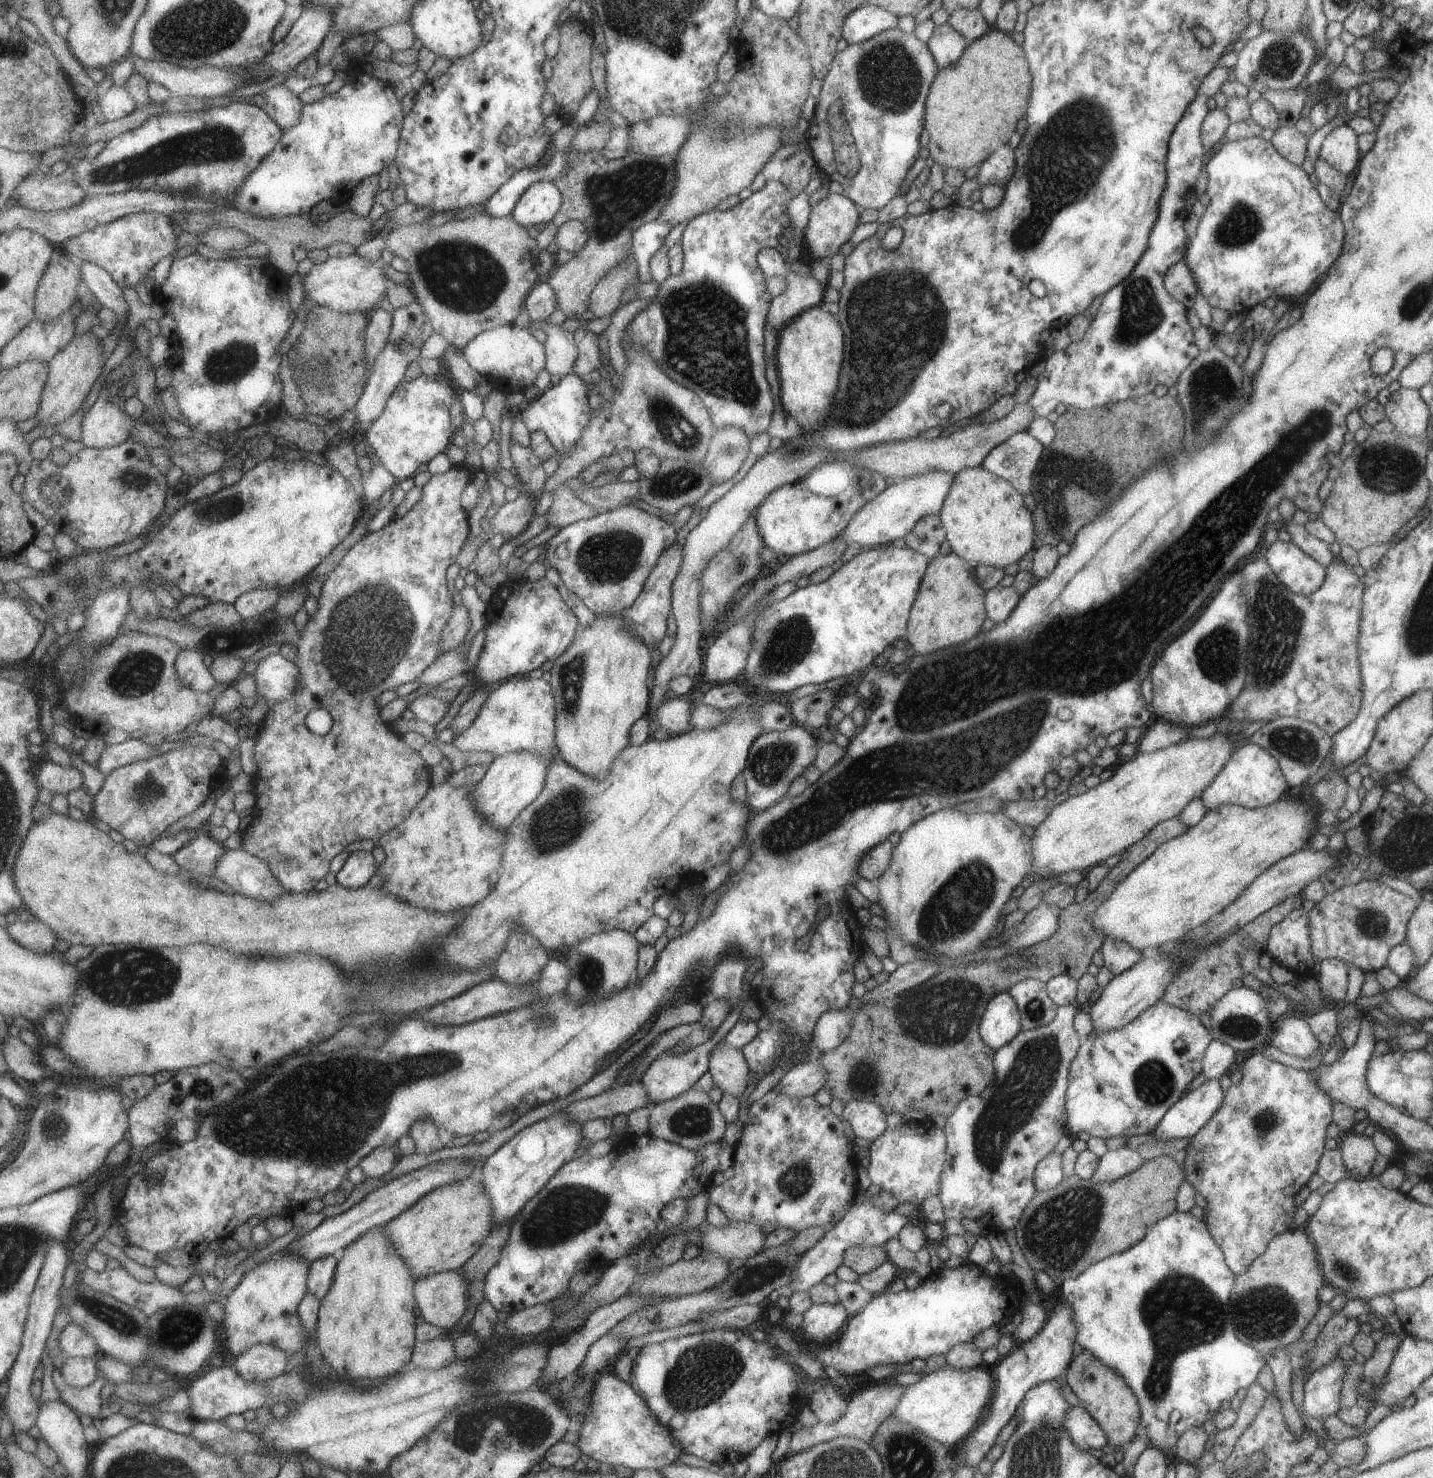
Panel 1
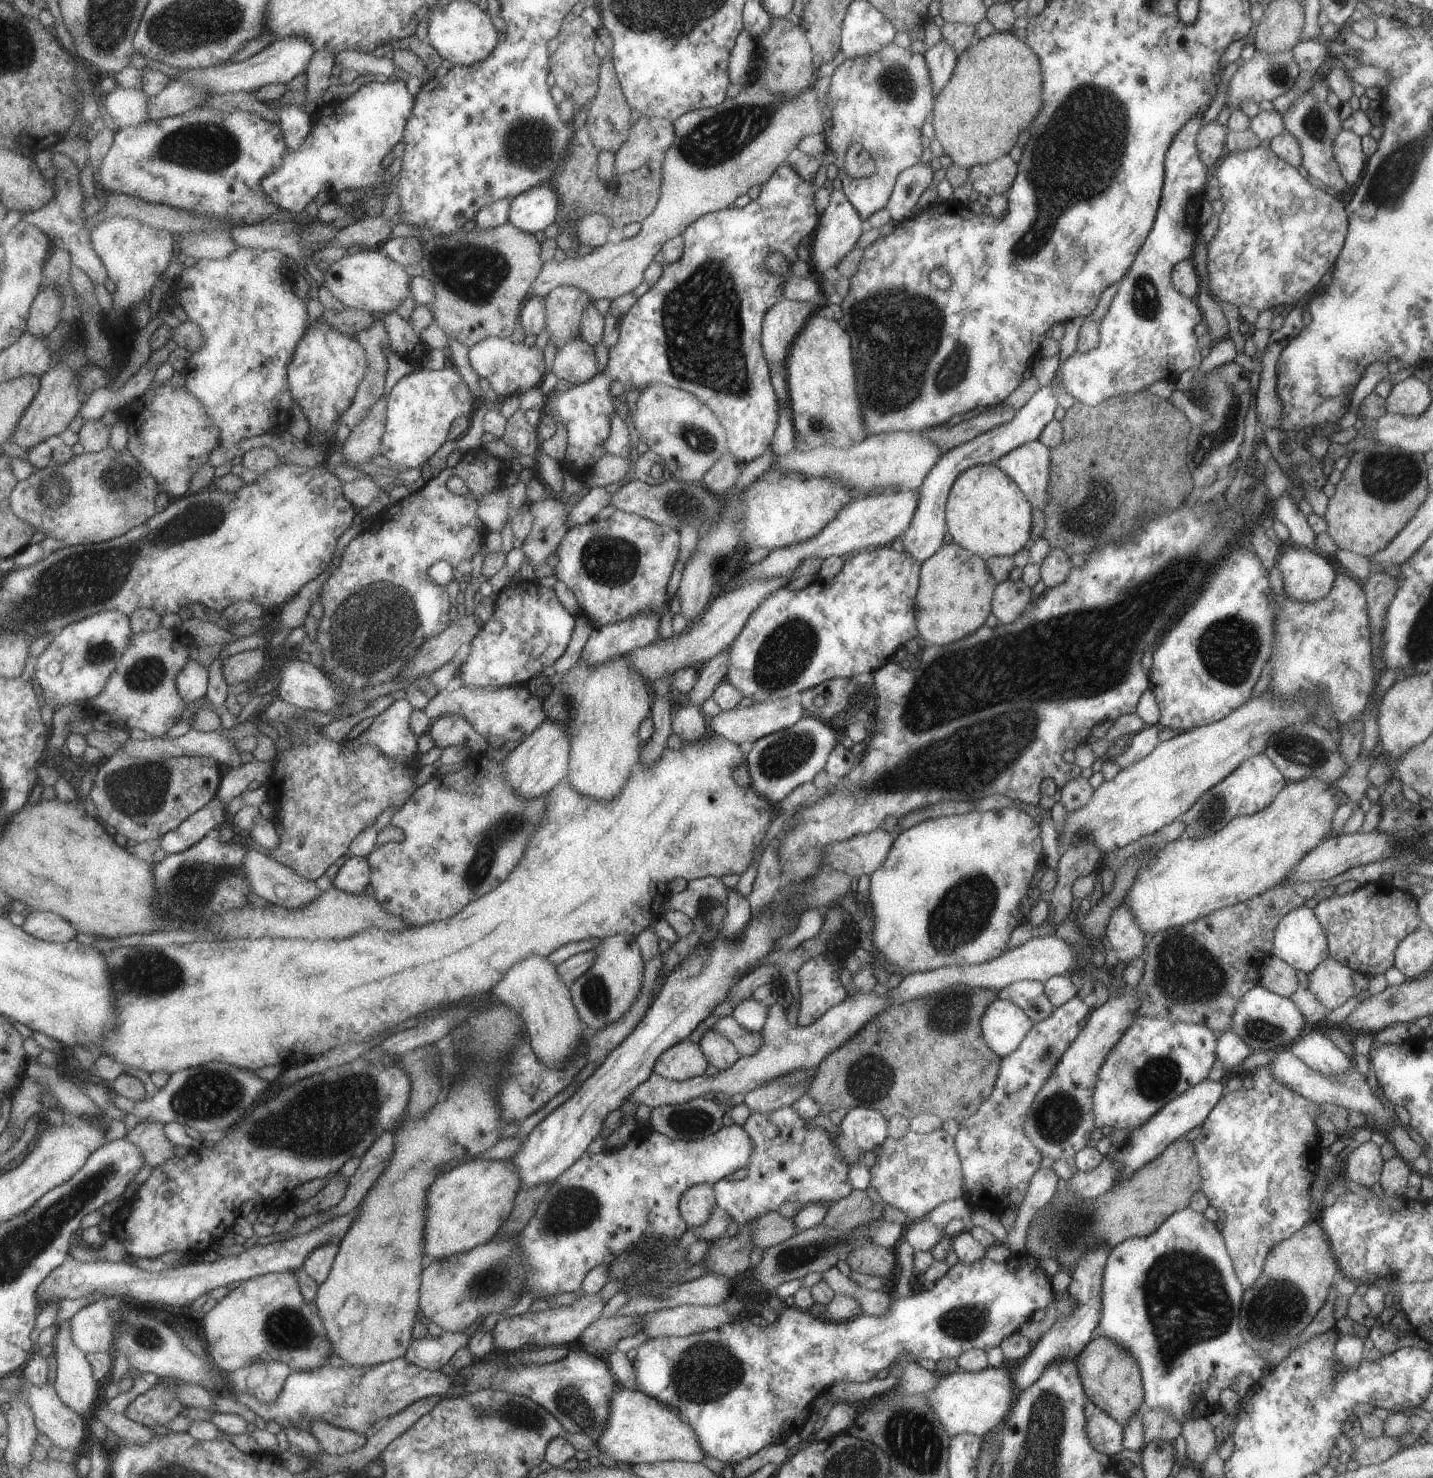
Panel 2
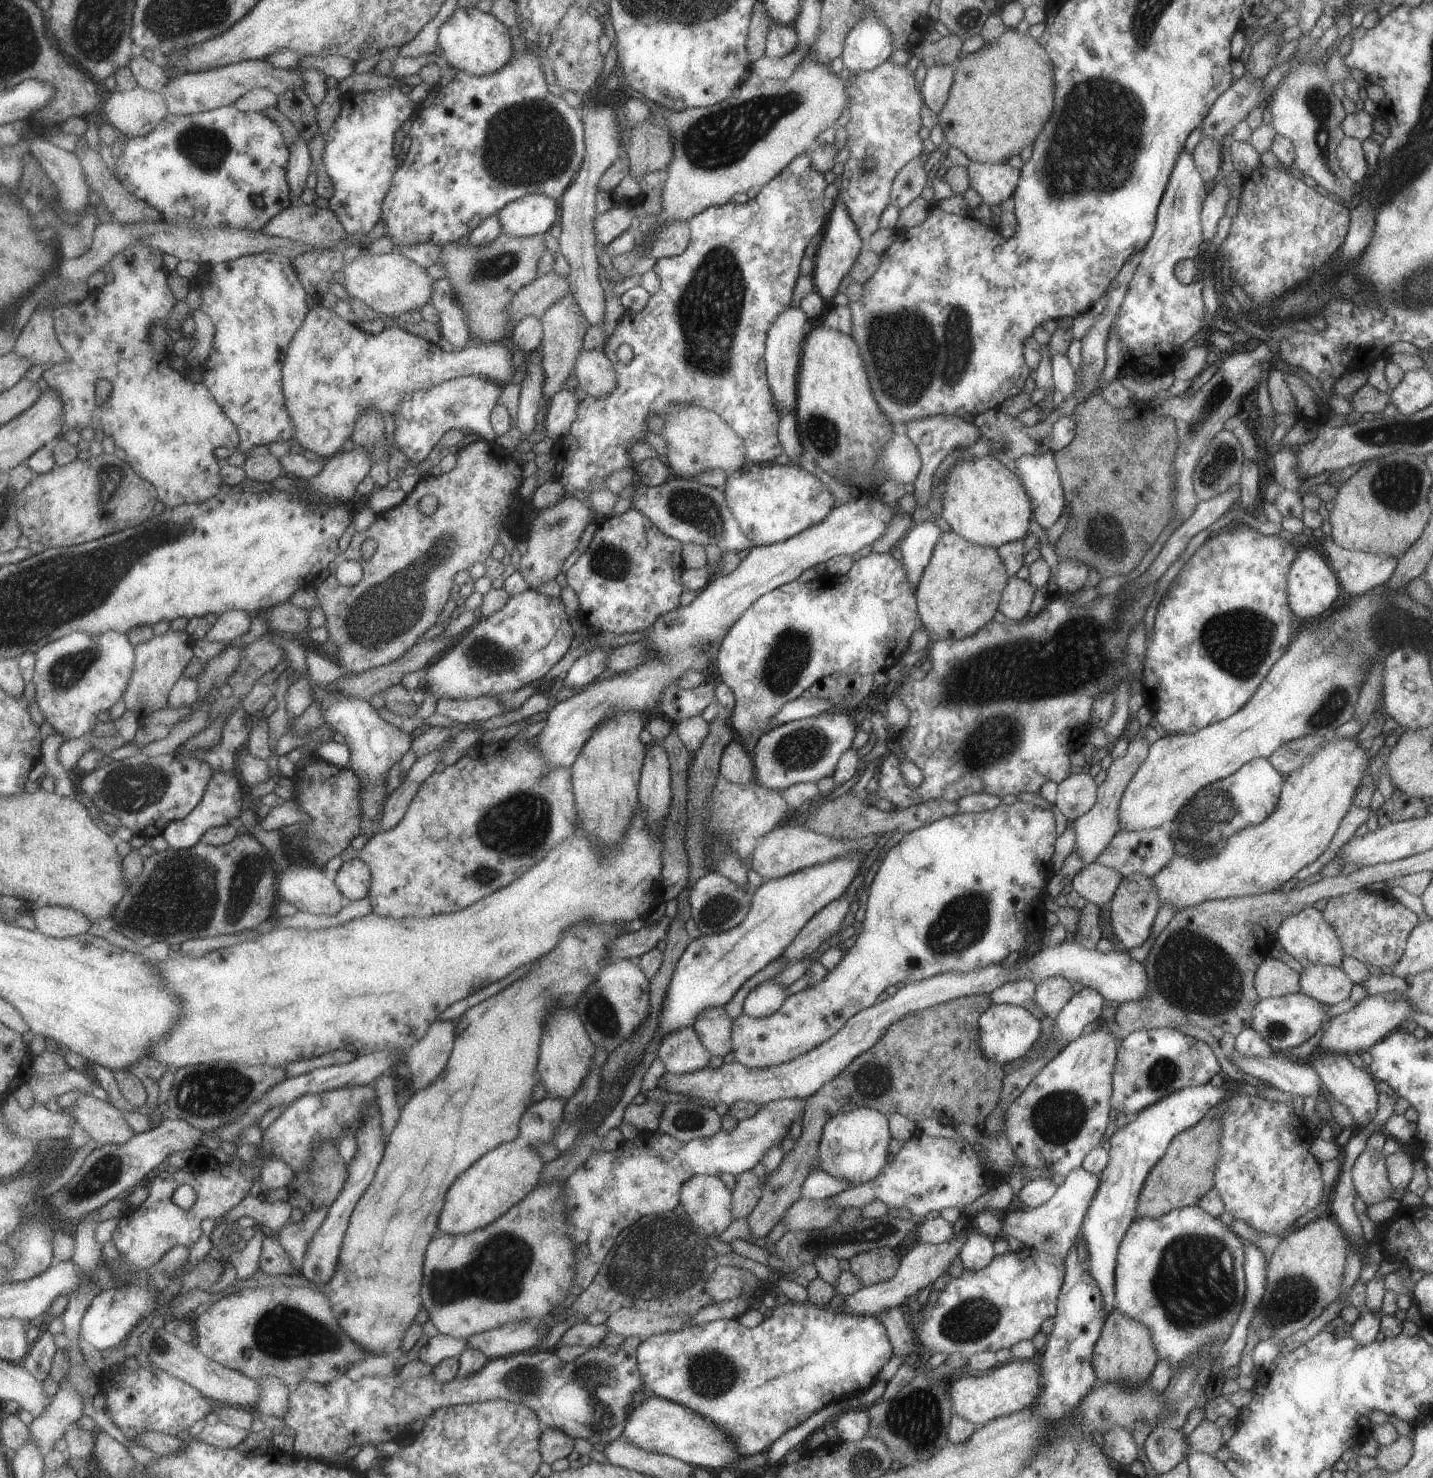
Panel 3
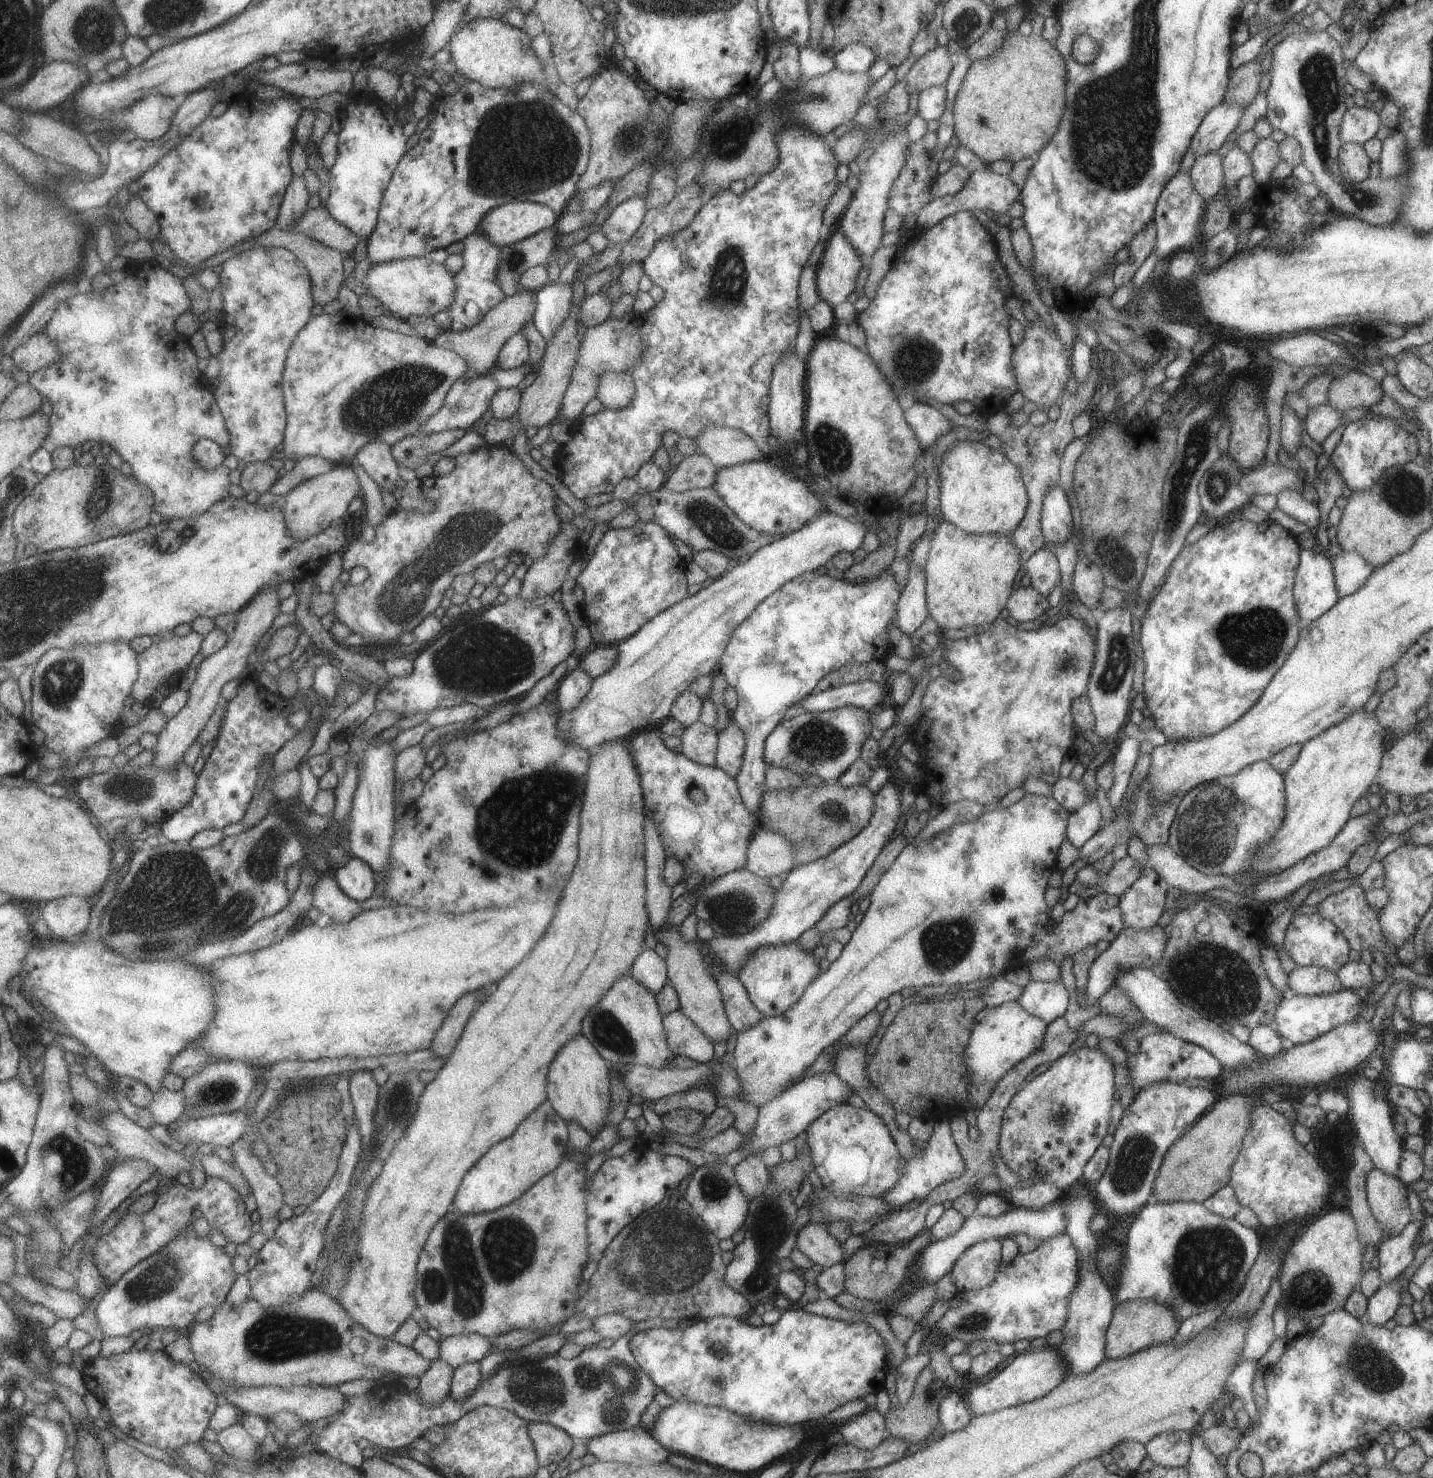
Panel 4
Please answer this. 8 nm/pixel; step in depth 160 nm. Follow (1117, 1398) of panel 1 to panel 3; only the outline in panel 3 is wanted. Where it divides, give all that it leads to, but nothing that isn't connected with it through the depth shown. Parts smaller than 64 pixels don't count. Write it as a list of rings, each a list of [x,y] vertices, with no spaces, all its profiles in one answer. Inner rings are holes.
[[[1115,1309],[1111,1311],[1103,1322],[1099,1338],[1093,1344],[1091,1352],[1091,1366],[1095,1372],[1095,1378],[1099,1382],[1115,1382],[1135,1388],[1137,1384],[1143,1384],[1149,1379],[1151,1372],[1157,1363],[1155,1348],[1151,1344],[1151,1336],[1143,1324],[1137,1324],[1135,1320],[1127,1320],[1127,1316],[1120,1315]]]

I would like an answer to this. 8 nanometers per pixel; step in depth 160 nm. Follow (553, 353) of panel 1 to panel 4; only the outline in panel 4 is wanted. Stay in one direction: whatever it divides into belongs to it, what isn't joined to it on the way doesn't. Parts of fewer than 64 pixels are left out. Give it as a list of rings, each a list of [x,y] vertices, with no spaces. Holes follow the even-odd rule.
[[[609,370],[599,376],[597,388],[595,388],[595,398],[604,408],[619,410],[631,402],[633,392],[635,392],[635,388],[633,388],[629,373]]]

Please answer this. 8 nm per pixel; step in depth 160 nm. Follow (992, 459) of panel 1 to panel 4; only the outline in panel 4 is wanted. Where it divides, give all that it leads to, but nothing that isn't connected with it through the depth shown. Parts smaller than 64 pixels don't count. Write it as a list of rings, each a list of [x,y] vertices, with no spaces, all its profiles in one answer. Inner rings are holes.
[[[1049,486],[1041,500],[1040,528],[1044,540],[1049,544],[1063,544],[1071,536],[1073,522],[1070,506],[1063,489]]]

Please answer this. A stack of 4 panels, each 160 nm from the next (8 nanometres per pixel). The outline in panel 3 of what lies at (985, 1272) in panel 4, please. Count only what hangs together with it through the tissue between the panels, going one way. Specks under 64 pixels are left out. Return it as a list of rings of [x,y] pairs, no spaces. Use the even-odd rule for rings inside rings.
[[[974,1232],[967,1235],[967,1240],[965,1240],[965,1244],[961,1246],[958,1255],[963,1269],[979,1270],[979,1268],[985,1268],[994,1256],[994,1241],[994,1239],[990,1239],[981,1233]]]

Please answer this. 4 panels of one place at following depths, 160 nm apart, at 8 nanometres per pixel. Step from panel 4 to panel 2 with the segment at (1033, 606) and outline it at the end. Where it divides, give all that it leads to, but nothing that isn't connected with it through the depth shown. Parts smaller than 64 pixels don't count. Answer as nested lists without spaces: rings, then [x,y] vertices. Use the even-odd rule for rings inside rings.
[[[1008,580],[996,584],[991,598],[991,614],[1002,624],[1013,622],[1030,604],[1031,590],[1023,580]]]

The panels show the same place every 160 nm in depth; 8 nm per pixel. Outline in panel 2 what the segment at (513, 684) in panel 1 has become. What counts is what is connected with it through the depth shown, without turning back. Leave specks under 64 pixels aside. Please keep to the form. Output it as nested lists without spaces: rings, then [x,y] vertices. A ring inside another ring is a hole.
[[[461,686],[453,692],[445,689],[438,692],[430,699],[429,706],[425,706],[423,712],[433,720],[447,714],[463,716],[483,740],[488,740],[490,736],[501,736],[505,742],[518,739],[522,741],[546,719],[543,713],[543,701],[533,696],[526,686],[497,689]]]

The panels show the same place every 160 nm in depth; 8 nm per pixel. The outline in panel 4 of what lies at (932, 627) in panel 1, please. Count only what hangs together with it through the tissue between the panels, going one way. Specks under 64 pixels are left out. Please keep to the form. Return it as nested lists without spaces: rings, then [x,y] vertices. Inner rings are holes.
[[[941,522],[930,541],[927,562],[923,567],[927,615],[935,621],[938,631],[945,632],[947,635],[960,635],[963,631],[978,625],[990,626],[1005,607],[1012,592],[1013,579],[1022,564],[1017,548],[1011,544],[1009,535],[967,534],[949,522]]]

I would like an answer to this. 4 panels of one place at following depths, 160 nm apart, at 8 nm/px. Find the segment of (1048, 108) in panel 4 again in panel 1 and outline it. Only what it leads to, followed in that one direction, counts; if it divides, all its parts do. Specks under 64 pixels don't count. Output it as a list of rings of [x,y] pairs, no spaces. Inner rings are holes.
[[[989,28],[983,36],[968,43],[959,60],[945,68],[937,69],[924,102],[924,128],[929,136],[928,156],[944,168],[951,167],[962,171],[981,164],[996,148],[1007,144],[1015,131],[1017,120],[1024,118],[1030,88],[1031,75],[1021,45],[1017,45],[1011,35]]]

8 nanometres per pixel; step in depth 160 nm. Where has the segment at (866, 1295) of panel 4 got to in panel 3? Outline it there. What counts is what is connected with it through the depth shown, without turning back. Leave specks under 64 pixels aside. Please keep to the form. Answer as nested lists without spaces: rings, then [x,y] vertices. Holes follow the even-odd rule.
[[[889,1248],[873,1249],[849,1259],[849,1271],[861,1280],[863,1287],[884,1282],[895,1275],[900,1257]]]

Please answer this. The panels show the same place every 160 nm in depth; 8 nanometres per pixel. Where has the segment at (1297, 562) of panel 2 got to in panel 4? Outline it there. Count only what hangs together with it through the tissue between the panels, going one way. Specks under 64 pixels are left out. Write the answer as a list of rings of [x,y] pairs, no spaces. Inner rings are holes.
[[[1300,550],[1292,596],[1302,623],[1319,618],[1335,604],[1338,597],[1329,557],[1321,552]]]

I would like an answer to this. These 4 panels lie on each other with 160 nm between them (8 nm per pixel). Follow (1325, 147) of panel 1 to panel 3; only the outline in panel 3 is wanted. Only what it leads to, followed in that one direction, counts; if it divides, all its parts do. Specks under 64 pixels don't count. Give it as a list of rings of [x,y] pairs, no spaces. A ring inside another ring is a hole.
[[[1344,137],[1336,149],[1336,156],[1341,170],[1351,182],[1363,183],[1370,172],[1365,161],[1361,141]],[[1364,180],[1364,181],[1363,181]]]

